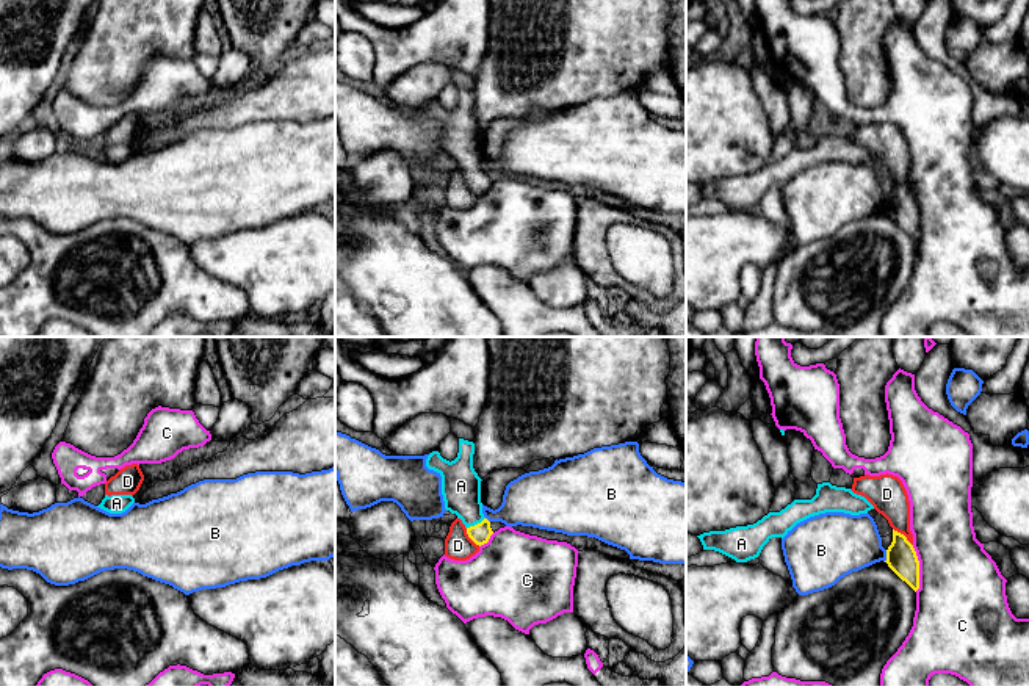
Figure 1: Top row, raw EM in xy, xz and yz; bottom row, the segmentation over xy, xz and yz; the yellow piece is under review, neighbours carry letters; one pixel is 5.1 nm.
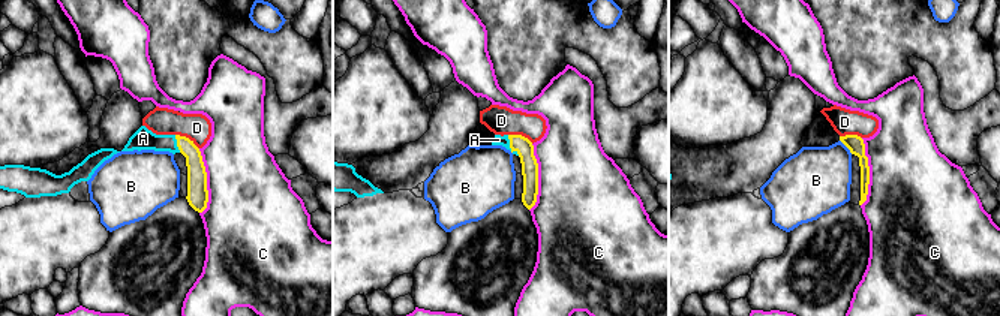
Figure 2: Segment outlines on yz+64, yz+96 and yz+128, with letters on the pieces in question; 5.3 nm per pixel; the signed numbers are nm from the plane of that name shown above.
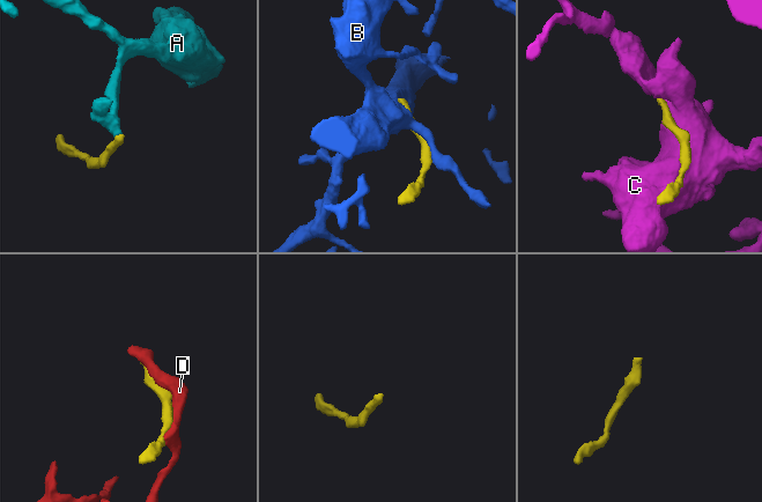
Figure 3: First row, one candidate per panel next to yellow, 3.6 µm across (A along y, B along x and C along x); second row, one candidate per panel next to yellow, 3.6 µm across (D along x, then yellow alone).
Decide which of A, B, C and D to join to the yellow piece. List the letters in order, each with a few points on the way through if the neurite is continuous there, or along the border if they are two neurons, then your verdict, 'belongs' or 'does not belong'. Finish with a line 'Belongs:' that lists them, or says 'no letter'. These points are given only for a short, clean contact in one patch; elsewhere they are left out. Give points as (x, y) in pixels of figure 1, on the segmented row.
A: across xz (480, 534), (475, 525), (461, 486) | belongs
B: does not belong
C: does not belong
D: does not belong
Belongs: A

